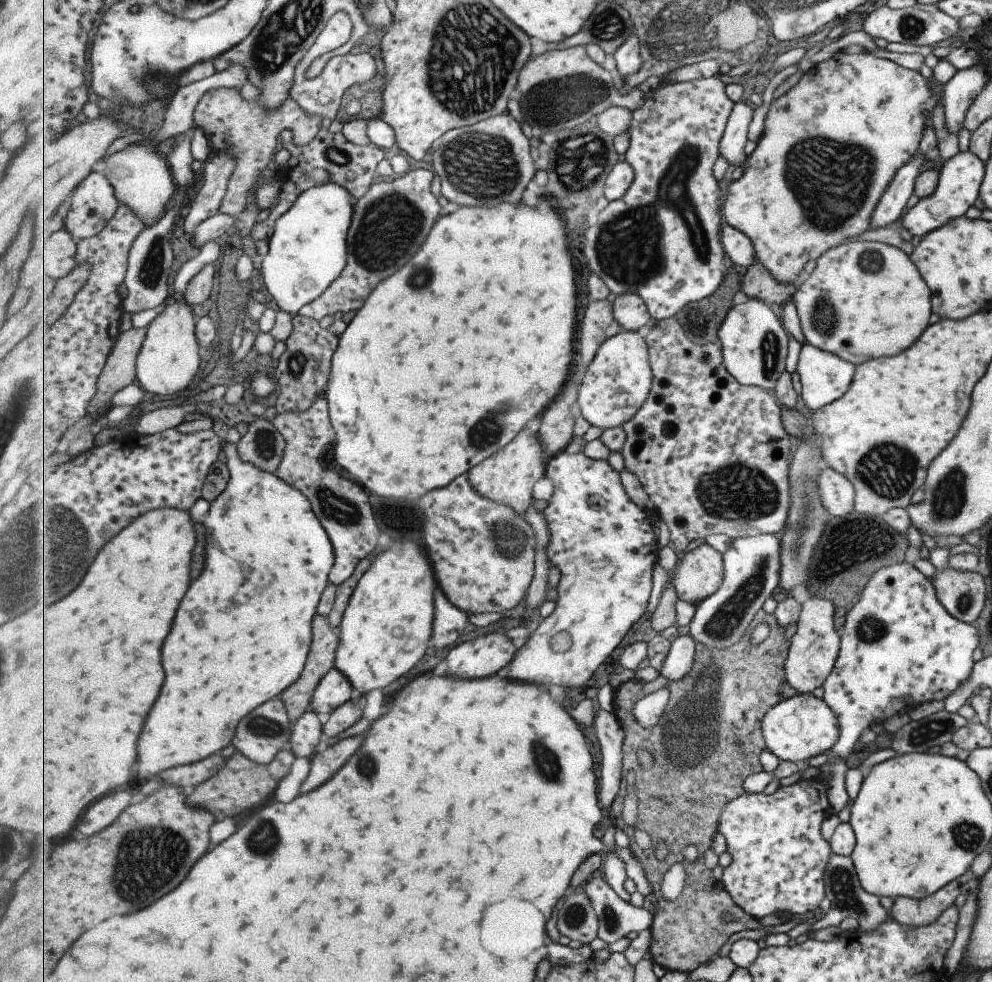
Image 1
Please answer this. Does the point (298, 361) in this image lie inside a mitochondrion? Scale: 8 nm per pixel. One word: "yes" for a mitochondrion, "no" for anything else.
yes

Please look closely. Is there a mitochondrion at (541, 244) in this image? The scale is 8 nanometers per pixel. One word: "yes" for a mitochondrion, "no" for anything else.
no

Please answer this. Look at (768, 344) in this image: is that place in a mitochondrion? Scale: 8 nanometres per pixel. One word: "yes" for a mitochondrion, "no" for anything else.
yes

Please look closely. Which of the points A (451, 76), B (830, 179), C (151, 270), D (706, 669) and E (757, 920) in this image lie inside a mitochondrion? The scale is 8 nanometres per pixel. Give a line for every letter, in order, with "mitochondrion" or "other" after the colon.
A: mitochondrion
B: mitochondrion
C: mitochondrion
D: mitochondrion
E: other

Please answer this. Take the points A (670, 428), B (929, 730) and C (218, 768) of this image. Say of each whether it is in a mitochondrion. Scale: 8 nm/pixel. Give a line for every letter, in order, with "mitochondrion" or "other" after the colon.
A: other
B: mitochondrion
C: other

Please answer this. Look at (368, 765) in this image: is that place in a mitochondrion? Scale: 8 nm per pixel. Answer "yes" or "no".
yes

